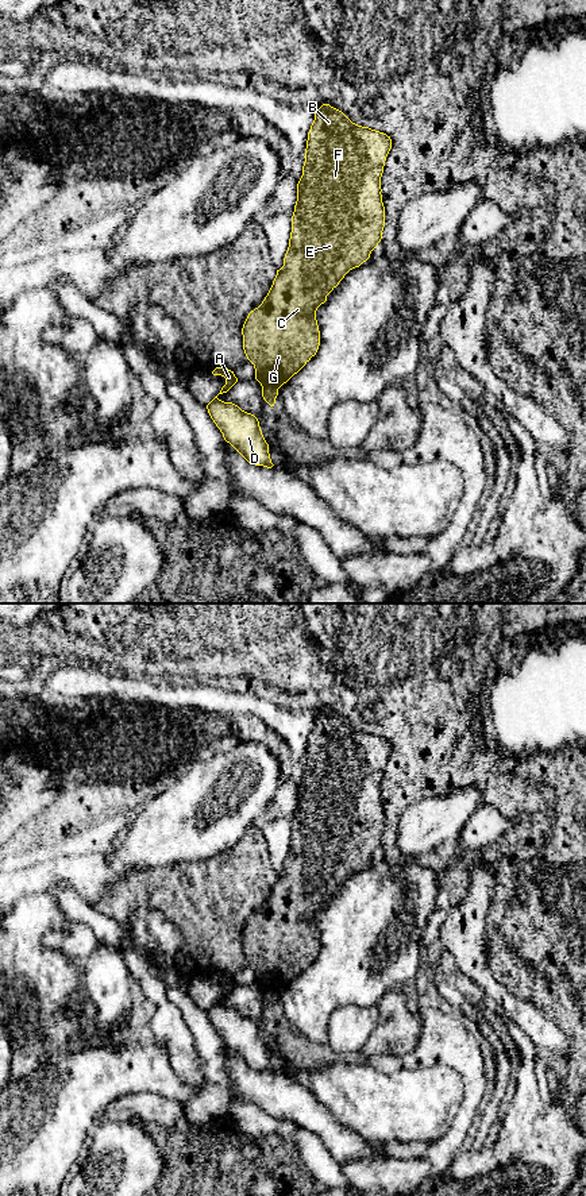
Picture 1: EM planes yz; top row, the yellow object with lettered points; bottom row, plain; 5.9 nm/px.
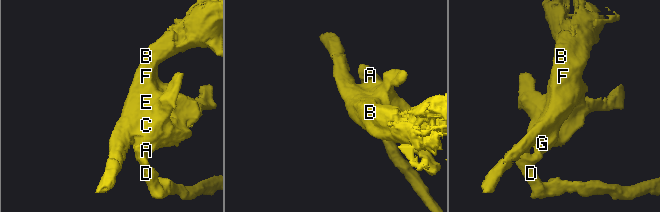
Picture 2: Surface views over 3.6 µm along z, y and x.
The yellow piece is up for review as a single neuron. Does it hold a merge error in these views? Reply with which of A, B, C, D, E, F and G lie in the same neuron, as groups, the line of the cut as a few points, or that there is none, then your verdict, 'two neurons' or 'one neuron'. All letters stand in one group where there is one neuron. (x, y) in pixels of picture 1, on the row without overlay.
A D / B C E F G; cut in yz along (262, 991), (274, 991), (277, 994); two neurons

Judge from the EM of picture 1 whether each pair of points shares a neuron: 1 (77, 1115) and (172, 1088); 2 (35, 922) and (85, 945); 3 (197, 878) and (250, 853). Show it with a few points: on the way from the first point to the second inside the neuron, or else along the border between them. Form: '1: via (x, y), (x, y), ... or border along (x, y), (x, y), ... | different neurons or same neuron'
1: via (100, 1092), (111, 1081), (149, 1081) | same neuron
2: border along (70, 923), (47, 937), (47, 946), (68, 959) | different neurons
3: via (211, 878), (226, 878), (236, 867) | same neuron

